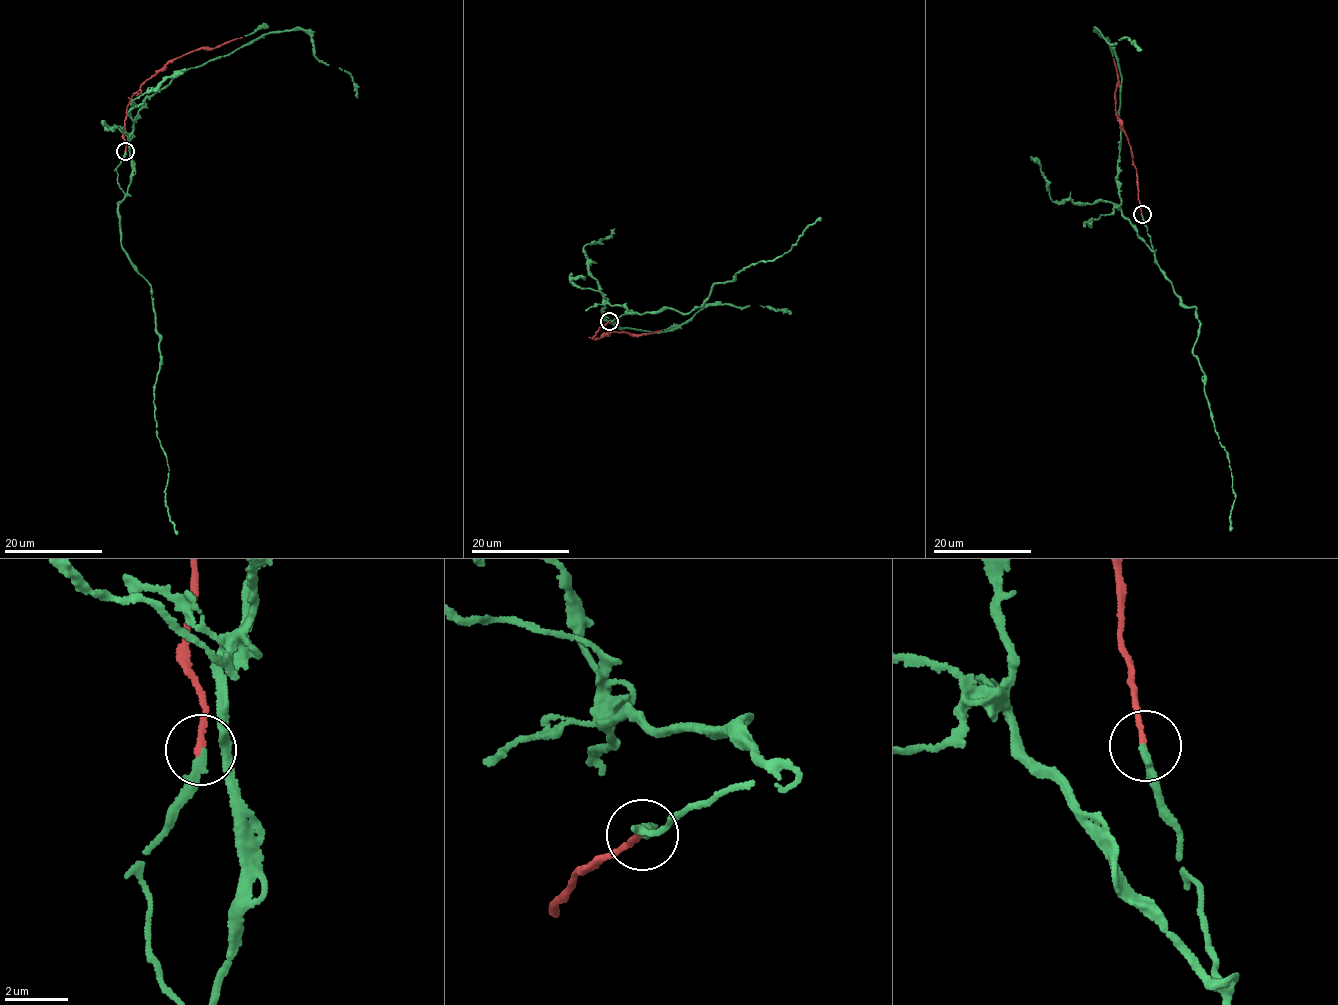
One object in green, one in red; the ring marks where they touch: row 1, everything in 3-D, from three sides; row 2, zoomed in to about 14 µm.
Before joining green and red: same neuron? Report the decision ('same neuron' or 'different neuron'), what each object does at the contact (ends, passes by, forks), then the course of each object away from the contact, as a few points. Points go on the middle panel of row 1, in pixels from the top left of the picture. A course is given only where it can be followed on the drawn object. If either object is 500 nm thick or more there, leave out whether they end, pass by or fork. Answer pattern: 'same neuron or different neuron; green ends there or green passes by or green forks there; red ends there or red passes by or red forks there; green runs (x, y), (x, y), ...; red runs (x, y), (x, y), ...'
same neuron; green ends there; red ends there; green runs (609, 321), (629, 311), (701, 307), (715, 282), (787, 253), (821, 217); red runs (609, 321), (592, 339), (612, 332), (641, 335), (662, 330)

